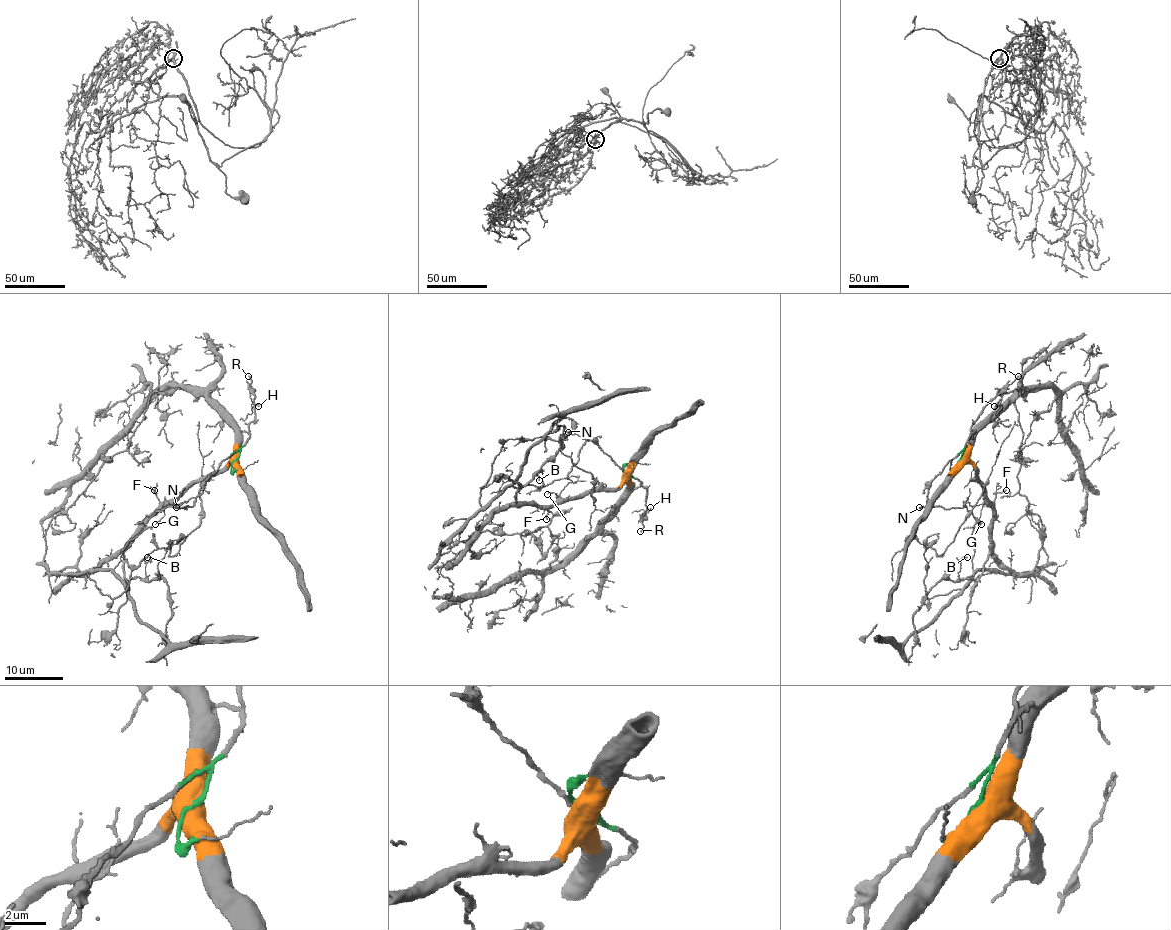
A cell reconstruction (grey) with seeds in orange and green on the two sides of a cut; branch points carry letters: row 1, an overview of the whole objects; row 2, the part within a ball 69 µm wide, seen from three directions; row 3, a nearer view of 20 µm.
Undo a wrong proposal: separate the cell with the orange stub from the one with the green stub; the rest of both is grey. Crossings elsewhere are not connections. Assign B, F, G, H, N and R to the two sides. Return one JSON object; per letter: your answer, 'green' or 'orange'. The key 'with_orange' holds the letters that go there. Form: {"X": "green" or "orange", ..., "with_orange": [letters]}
{"B": "orange", "F": "orange", "G": "orange", "H": "green", "N": "green", "R": "green", "with_orange": ["B", "F", "G"]}

